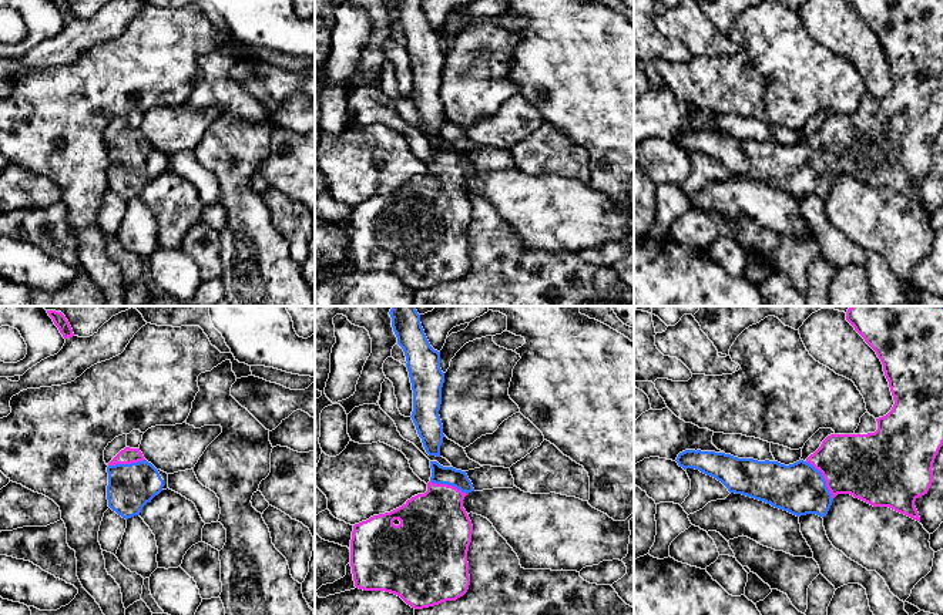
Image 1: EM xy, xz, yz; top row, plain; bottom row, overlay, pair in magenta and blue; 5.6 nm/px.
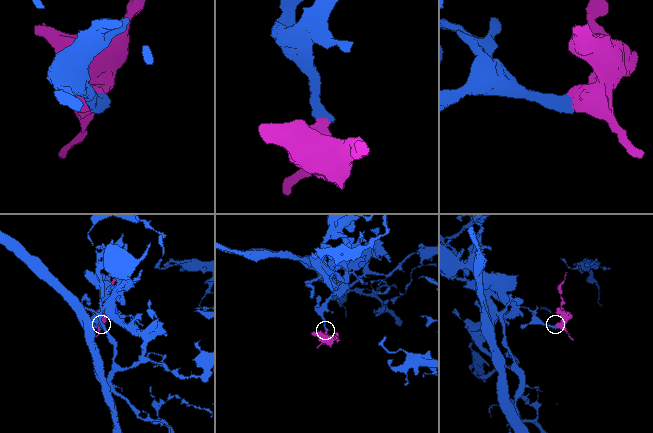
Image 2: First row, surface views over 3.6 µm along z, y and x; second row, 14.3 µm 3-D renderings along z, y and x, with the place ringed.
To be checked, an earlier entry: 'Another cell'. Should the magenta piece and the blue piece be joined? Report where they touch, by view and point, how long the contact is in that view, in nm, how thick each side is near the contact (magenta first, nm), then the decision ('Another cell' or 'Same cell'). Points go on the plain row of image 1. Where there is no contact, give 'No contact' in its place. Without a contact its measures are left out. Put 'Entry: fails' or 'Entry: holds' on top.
Entry: fails
Touches magenta at yz (824, 158). Shared border 260 nm. Thickness 360 nm (magenta) against 300 nm. Same cell

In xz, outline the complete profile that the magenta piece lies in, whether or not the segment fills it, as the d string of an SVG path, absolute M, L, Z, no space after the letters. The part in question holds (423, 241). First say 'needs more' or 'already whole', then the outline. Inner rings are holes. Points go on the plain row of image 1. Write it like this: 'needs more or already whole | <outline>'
needs more | M430 142L427 172L407 181L402 188L373 196L353 206L350 248L355 268L385 272L400 278L415 290L456 282L470 266L467 232L473 206L463 189L464 178L474 172L466 152Z

